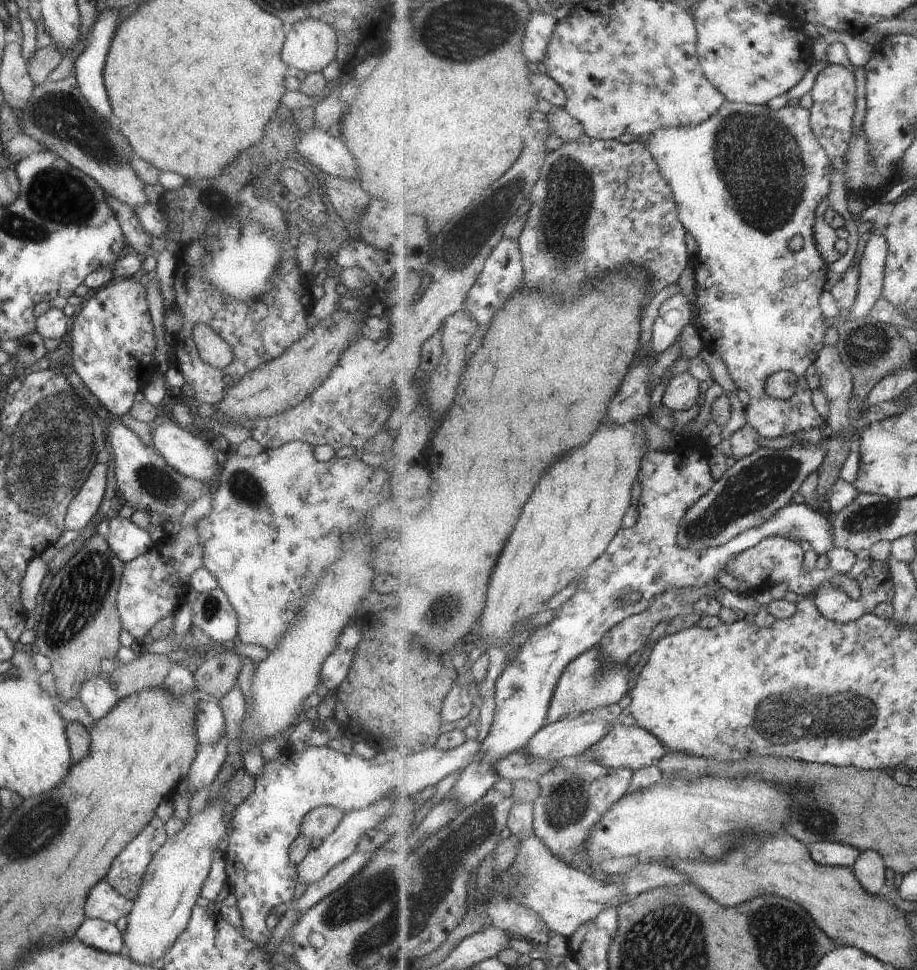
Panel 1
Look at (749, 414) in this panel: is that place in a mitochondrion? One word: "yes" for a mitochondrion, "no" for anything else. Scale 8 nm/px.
no

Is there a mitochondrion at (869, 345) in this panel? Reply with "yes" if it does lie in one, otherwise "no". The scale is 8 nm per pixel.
yes

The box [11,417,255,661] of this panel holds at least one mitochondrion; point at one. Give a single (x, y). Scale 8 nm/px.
(82, 593)

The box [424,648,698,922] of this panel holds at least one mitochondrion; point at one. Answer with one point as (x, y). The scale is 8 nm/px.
(568, 799)

